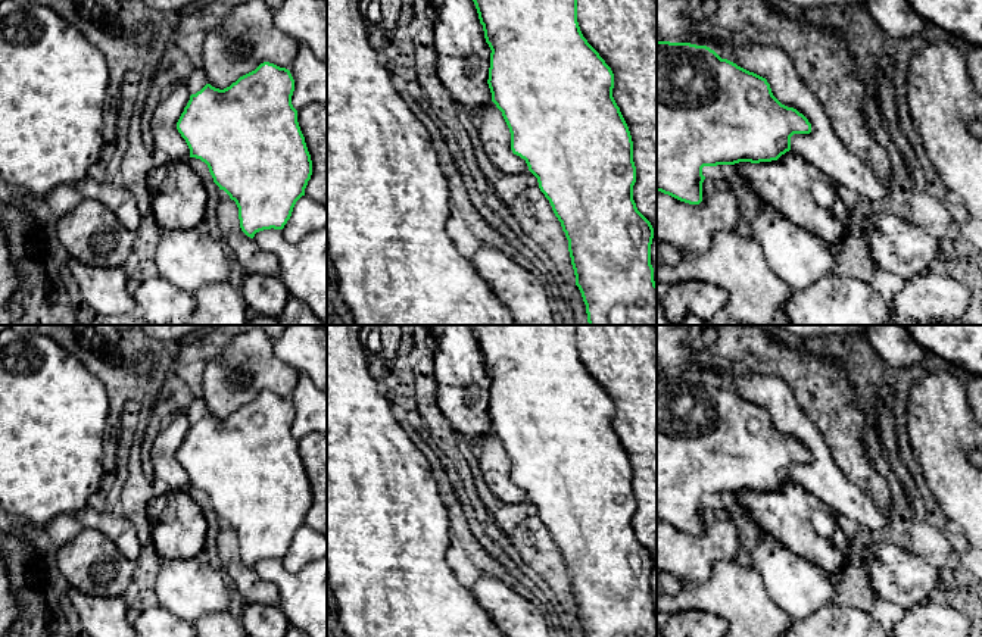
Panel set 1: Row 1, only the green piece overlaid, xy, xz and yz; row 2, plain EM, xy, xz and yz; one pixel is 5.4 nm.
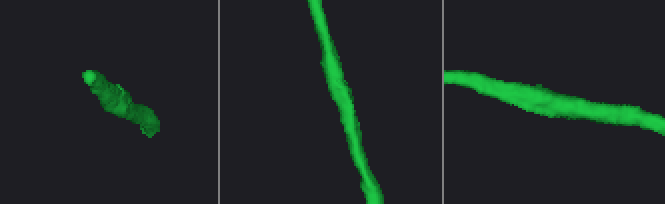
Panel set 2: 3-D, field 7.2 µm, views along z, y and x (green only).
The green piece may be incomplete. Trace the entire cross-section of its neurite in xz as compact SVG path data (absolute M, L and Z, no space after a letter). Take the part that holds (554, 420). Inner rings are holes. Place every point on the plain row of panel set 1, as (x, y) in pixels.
M471 325L489 374L489 418L511 462L511 480L537 508L568 569L568 581L586 637L657 637L651 594L654 558L633 530L636 496L629 456L612 427L614 403L583 366L577 325Z

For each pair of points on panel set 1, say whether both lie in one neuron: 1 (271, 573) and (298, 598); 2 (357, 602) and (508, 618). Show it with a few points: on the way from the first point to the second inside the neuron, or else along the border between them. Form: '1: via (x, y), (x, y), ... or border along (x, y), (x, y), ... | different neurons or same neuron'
1: via (277, 577), (292, 592) | same neuron
2: border along (470, 592), (493, 621) | different neurons

